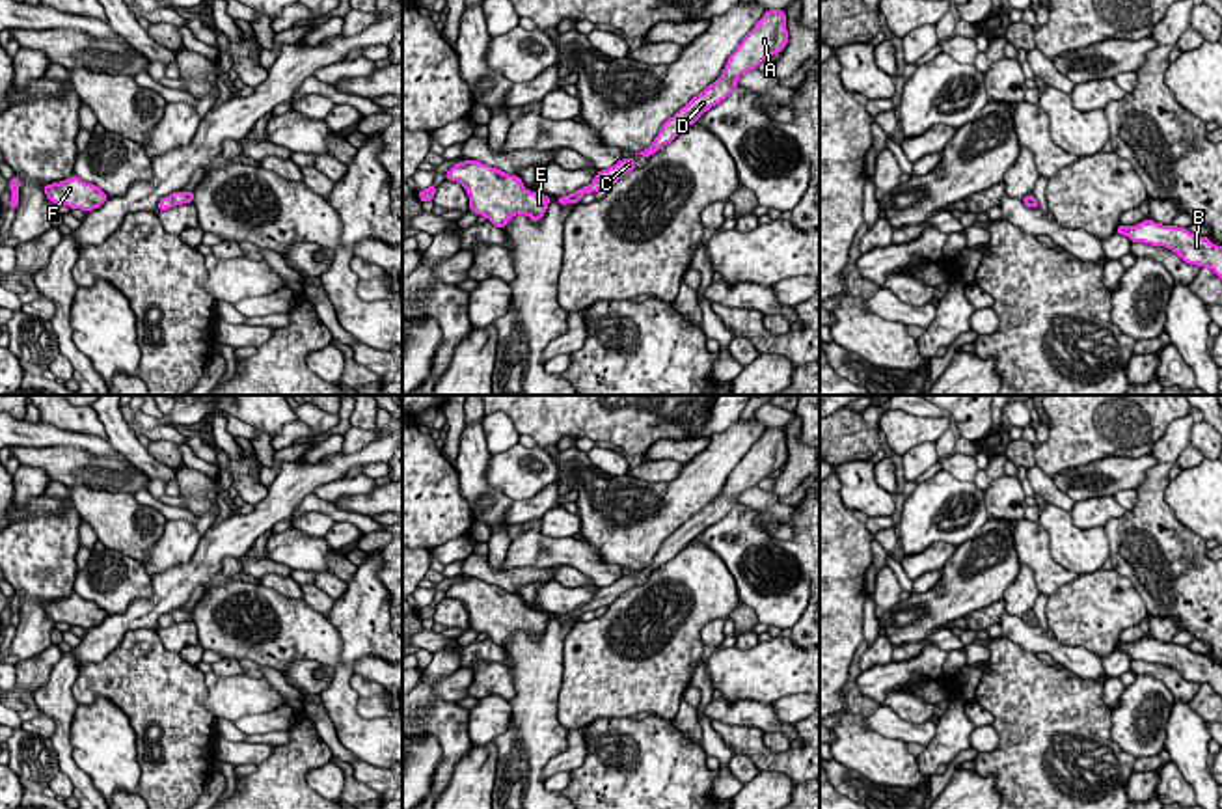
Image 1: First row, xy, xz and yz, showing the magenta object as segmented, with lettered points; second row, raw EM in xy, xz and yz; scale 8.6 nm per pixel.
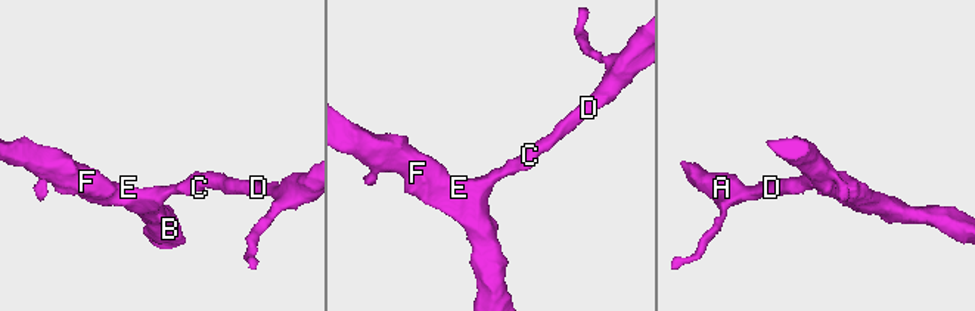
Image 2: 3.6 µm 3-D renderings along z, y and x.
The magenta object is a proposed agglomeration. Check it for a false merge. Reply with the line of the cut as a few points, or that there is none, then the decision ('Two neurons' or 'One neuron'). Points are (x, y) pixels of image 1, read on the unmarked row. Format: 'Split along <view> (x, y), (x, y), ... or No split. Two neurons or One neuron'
No split. One neuron

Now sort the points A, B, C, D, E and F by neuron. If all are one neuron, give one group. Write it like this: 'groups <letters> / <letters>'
groups A B C D E F

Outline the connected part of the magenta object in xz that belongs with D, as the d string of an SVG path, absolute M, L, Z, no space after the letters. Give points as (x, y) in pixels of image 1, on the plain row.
M767 427L754 446L741 457L736 468L728 473L723 492L704 509L693 514L672 535L669 535L652 563L641 570L650 574L663 563L671 561L682 548L693 542L704 529L725 518L736 505L738 496L781 470L788 460L786 431L782 427Z

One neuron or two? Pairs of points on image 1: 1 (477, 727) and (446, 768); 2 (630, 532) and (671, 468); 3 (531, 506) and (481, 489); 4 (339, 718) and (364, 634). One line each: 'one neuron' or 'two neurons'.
1: two neurons
2: two neurons
3: two neurons
4: one neuron

